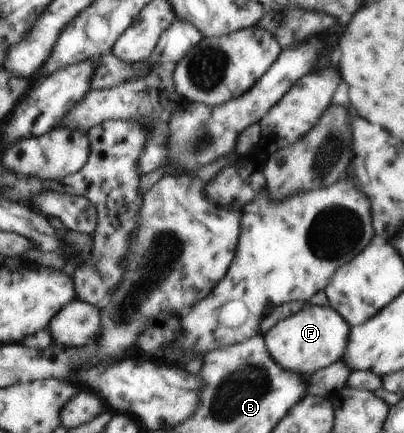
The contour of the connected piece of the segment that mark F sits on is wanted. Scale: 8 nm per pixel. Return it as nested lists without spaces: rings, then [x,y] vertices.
[[[311,306],[309,309],[303,307],[299,311],[274,323],[271,329],[264,333],[264,338],[266,339],[266,346],[276,364],[287,371],[309,376],[313,375],[314,371],[321,370],[341,359],[343,353],[345,353],[349,331],[350,325],[331,306]]]

